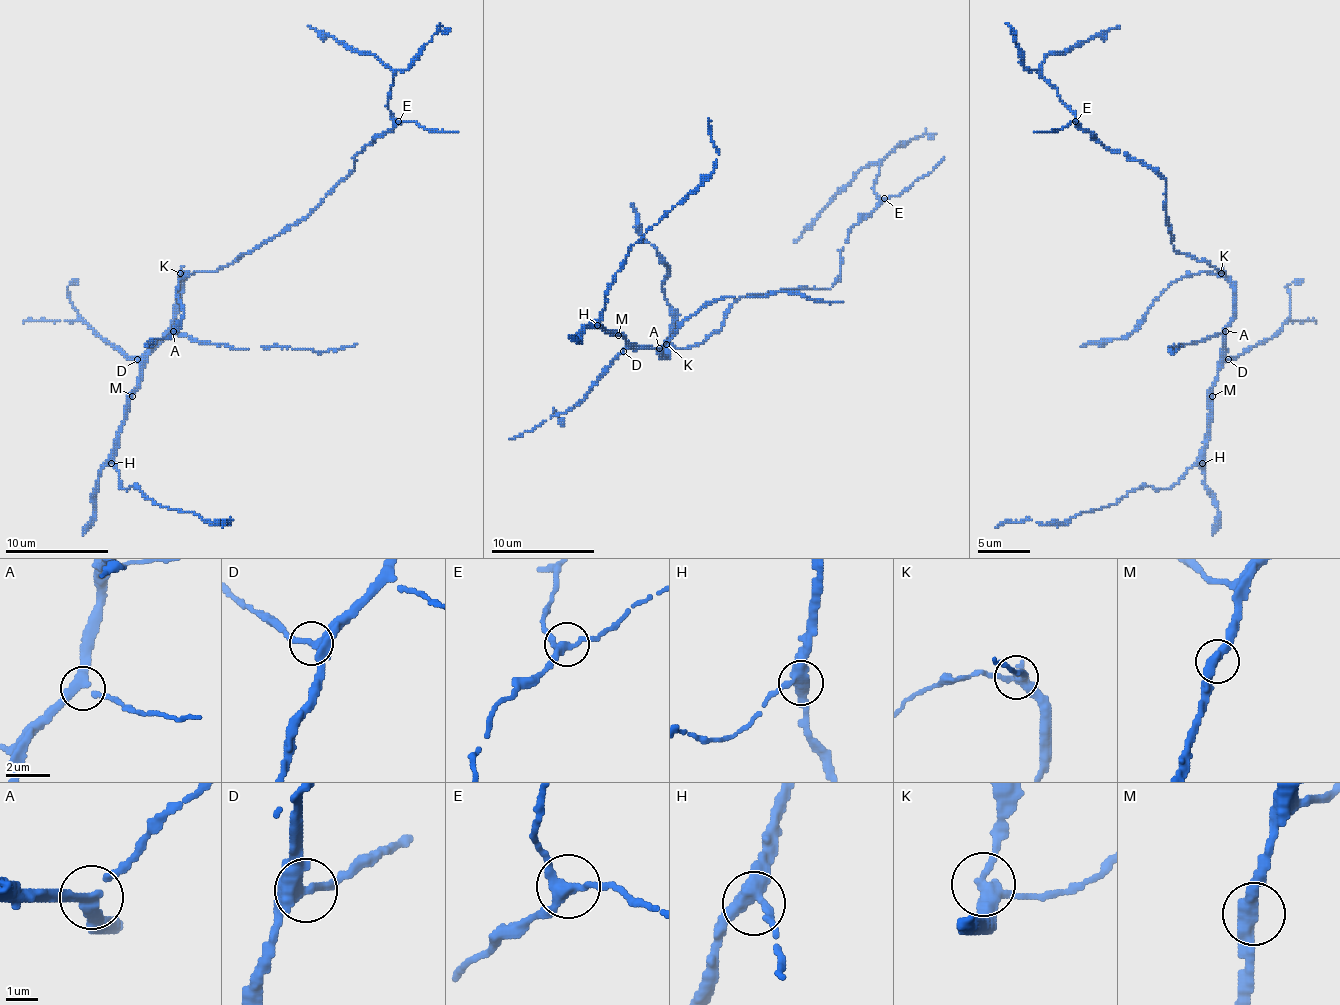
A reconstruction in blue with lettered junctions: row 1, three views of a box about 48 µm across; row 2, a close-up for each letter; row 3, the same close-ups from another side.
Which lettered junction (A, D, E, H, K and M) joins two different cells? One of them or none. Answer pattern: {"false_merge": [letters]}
{"false_merge": ["K"]}

